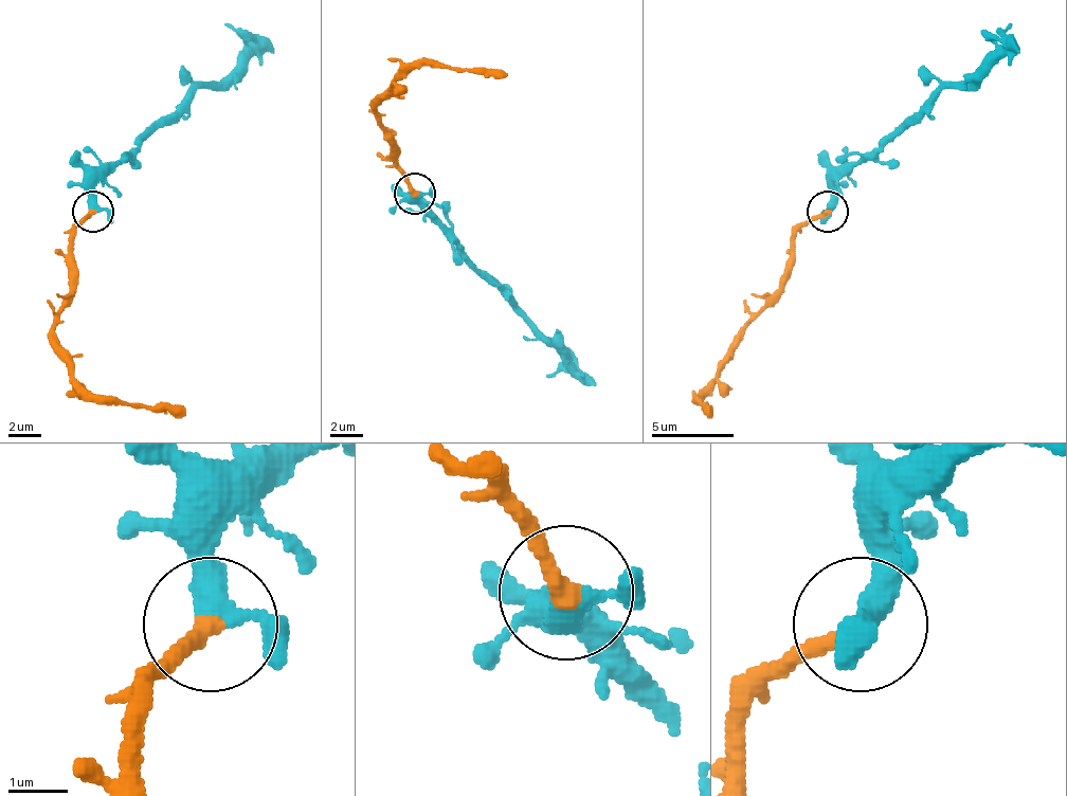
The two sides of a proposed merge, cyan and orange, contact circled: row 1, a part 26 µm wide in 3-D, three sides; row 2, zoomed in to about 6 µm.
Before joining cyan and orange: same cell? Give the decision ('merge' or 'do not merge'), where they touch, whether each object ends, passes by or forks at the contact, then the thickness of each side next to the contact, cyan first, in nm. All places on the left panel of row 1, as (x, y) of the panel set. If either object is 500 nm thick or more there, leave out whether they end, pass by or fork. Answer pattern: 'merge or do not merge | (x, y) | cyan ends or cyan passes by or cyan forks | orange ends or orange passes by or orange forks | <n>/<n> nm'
merge | (92, 212) | cyan passes by | orange ends | 360/320 nm

